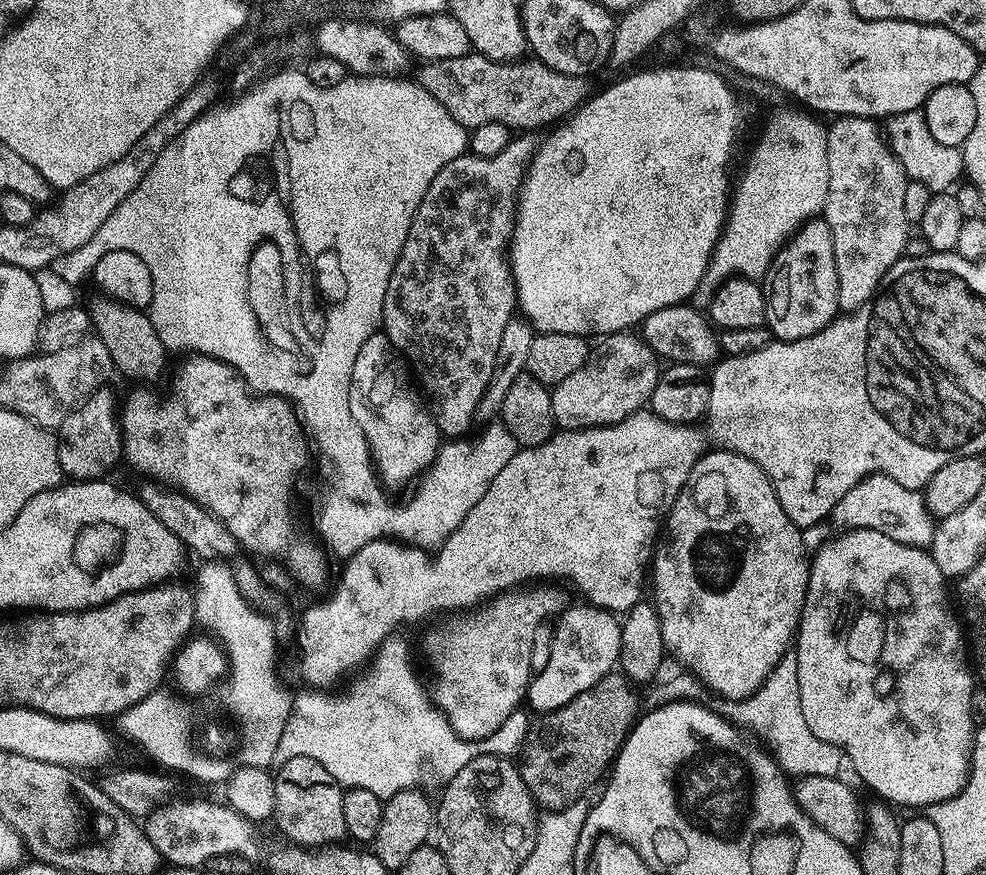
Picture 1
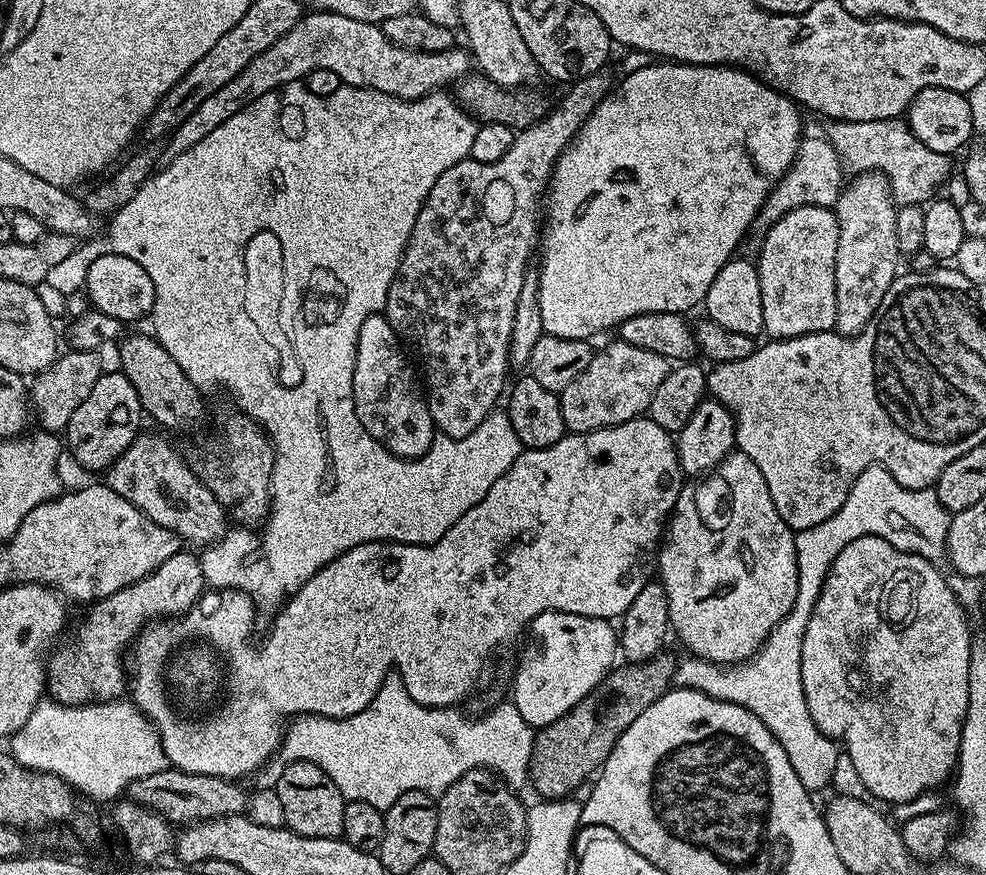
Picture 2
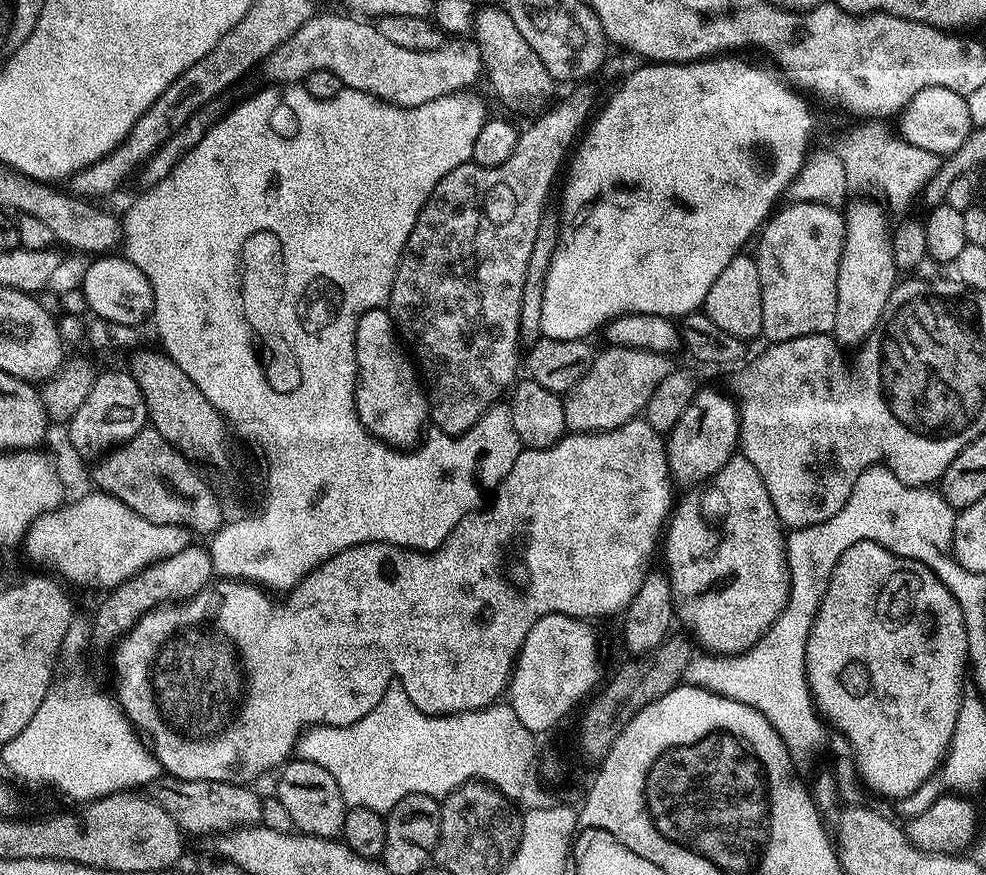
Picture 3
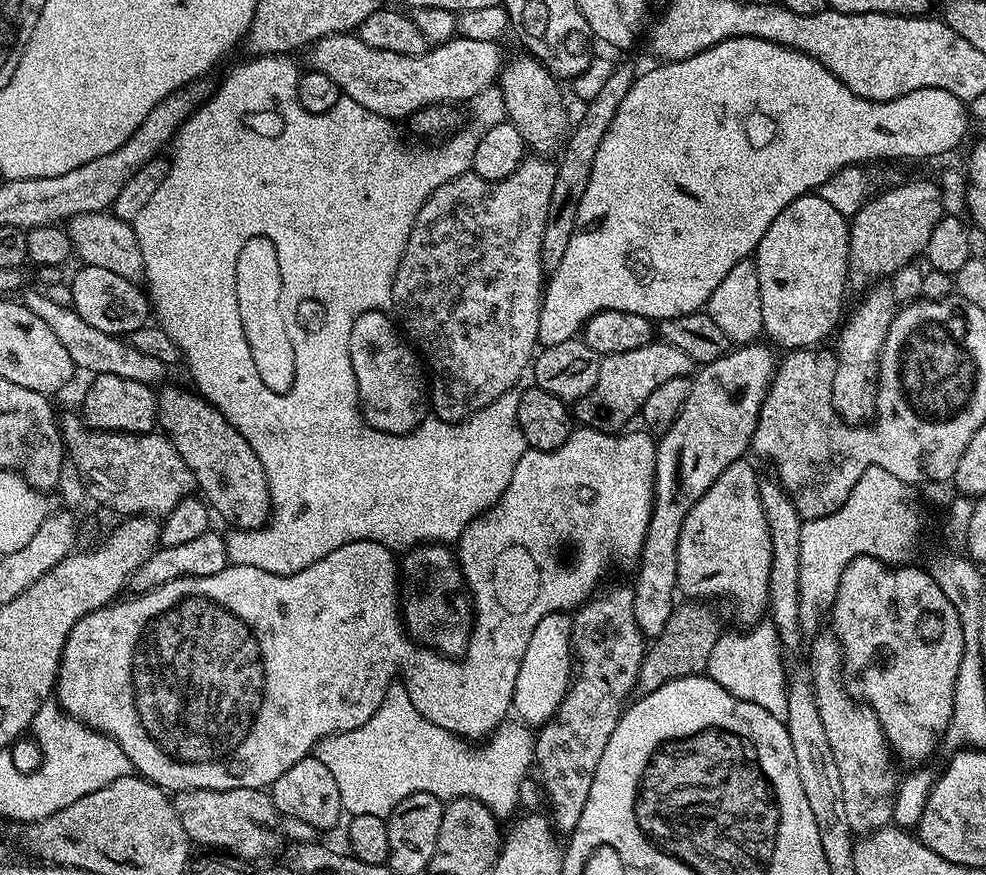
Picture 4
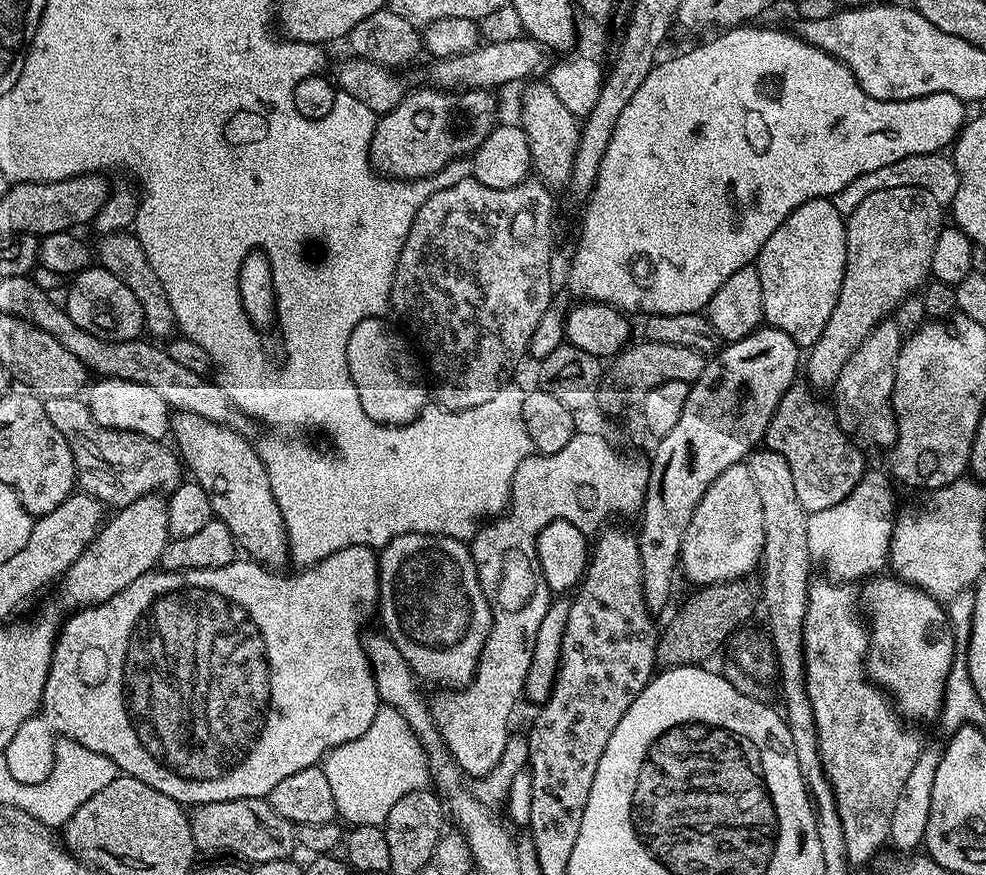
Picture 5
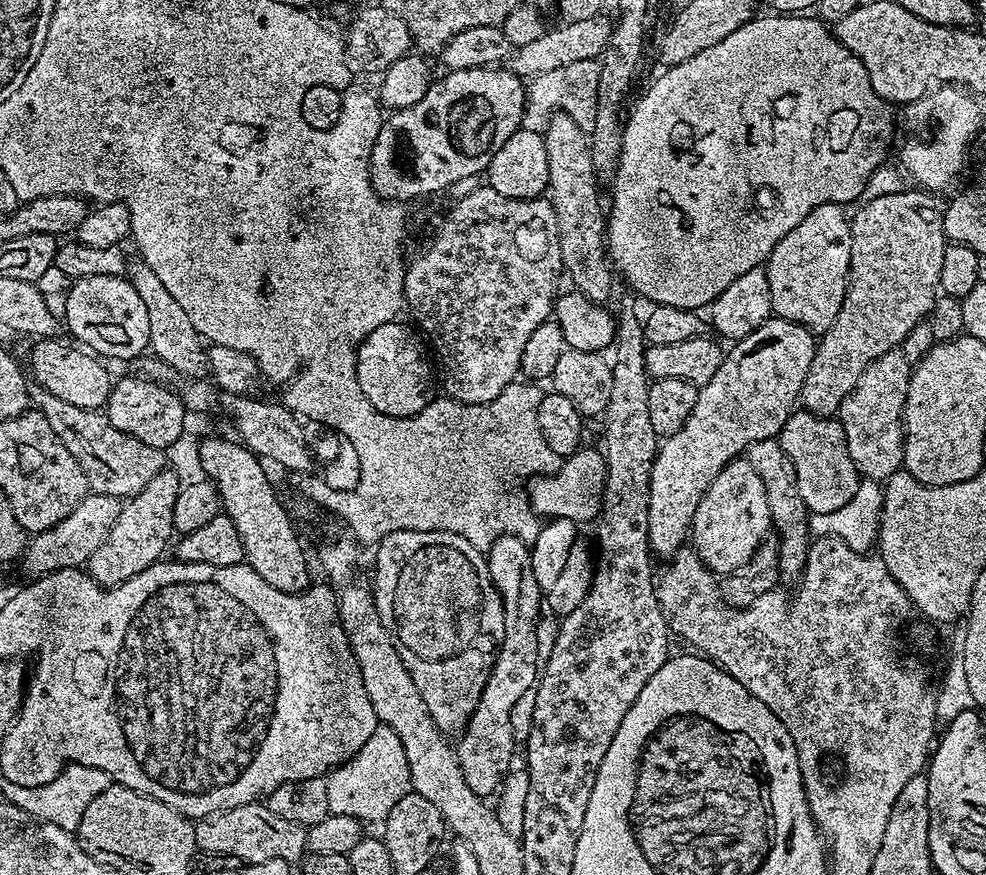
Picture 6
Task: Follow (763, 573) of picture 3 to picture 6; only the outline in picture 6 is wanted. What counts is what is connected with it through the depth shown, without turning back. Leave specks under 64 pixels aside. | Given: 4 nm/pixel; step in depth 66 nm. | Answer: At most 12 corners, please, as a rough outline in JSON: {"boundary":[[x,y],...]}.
{"boundary":[[744,458],[710,482],[690,533],[705,567],[736,574],[773,527]]}

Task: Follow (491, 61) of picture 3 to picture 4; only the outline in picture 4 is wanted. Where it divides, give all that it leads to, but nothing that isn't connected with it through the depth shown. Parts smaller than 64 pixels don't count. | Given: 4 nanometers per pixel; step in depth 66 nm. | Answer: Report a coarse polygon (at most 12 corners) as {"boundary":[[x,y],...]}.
{"boundary":[[531,54],[498,77],[508,120],[533,153],[569,131],[561,81]]}

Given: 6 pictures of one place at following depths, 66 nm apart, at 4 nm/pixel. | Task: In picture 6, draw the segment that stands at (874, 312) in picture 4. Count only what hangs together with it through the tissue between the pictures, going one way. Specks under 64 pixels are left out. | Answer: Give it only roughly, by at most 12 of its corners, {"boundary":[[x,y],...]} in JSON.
{"boundary":[[900,350],[870,362],[840,403],[852,467],[883,482],[904,463]]}

